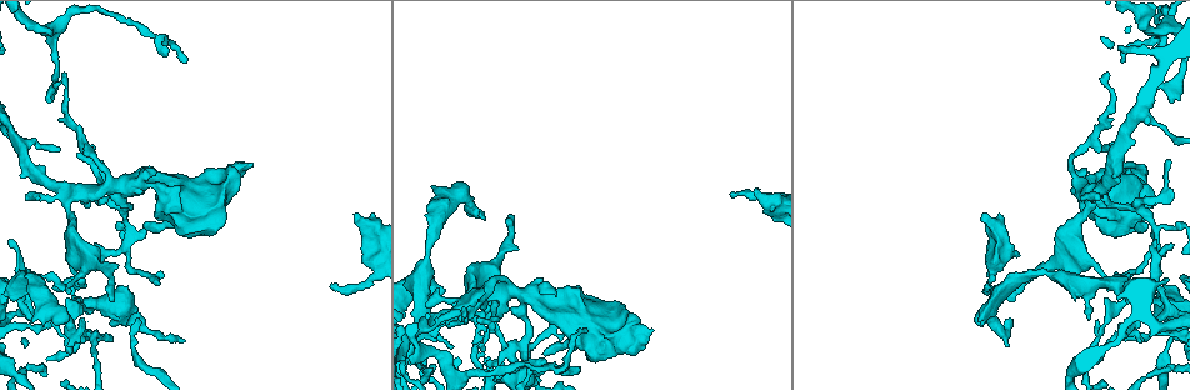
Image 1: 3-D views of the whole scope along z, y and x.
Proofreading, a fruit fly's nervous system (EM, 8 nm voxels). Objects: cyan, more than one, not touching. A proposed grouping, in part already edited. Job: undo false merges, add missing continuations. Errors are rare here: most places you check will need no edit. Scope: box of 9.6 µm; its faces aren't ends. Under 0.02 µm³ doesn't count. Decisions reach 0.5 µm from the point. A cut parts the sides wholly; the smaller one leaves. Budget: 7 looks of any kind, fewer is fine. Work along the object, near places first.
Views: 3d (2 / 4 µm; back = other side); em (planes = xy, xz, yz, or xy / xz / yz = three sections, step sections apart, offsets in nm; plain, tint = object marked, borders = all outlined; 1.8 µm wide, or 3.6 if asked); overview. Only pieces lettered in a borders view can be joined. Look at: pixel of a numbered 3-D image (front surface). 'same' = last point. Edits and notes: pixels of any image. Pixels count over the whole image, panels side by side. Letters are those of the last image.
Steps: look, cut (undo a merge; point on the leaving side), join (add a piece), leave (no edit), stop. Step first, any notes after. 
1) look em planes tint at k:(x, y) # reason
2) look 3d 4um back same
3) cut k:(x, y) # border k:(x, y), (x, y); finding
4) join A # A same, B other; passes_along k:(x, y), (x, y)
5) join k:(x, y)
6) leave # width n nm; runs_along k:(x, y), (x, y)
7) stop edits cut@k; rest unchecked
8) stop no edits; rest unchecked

look 3d 4um at 1:(982, 218) # thick end

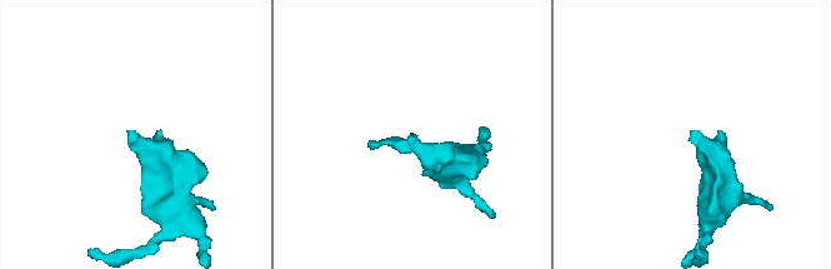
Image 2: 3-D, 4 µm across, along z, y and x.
look em planes tint at 2:(693, 143) # now the EM

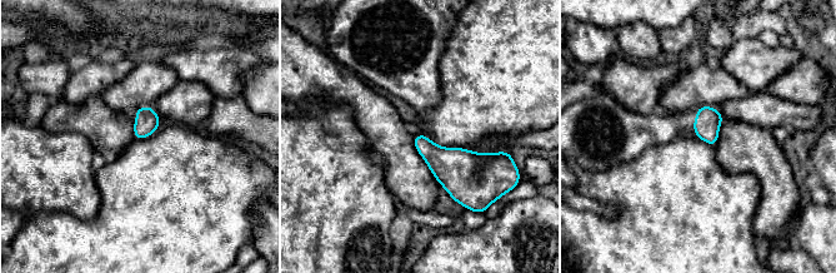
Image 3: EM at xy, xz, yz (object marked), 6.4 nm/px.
look em planes borders same

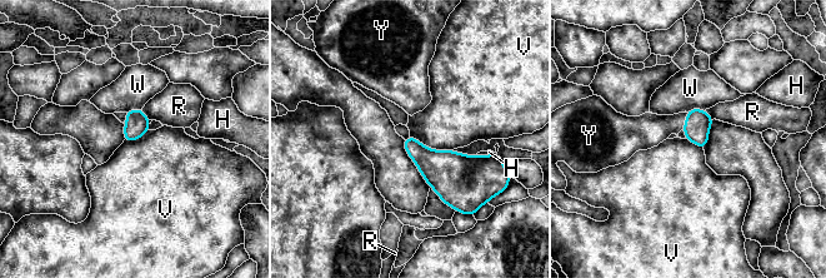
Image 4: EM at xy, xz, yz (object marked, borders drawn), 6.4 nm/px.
join 4:(647, 130) # H other, R other, V other, W other, Y same; passes_along 4:(697, 124), (685, 122), (647, 130); the cell continues

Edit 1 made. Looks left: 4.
look overview # redraw

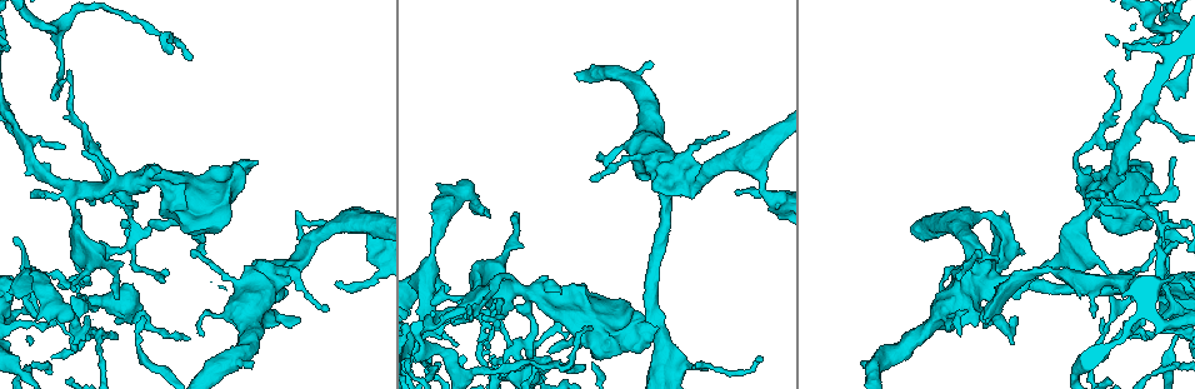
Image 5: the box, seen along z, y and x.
look 3d 4um at 5:(437, 183) # free end

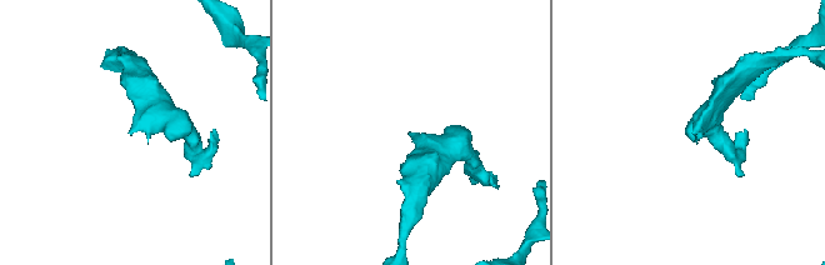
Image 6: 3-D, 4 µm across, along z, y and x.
look em yz step 4 tint at 6:(408, 133) # shape alone is not enough

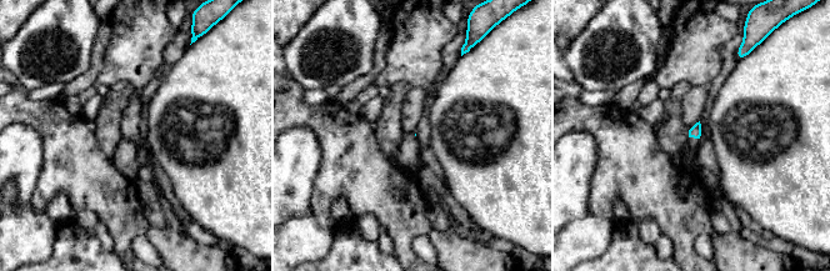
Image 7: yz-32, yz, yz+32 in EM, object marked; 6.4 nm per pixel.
look em planes borders same

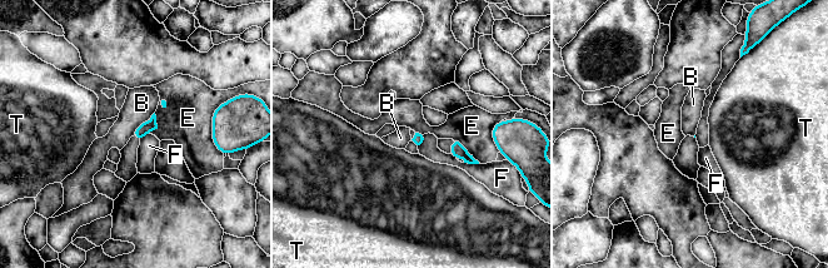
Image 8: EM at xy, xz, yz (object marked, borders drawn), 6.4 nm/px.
leave # B other, E other, F other, T other; border 8:(154, 112), (131, 135); none of them fits

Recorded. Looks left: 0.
stop edits join@4; rest unchecked

